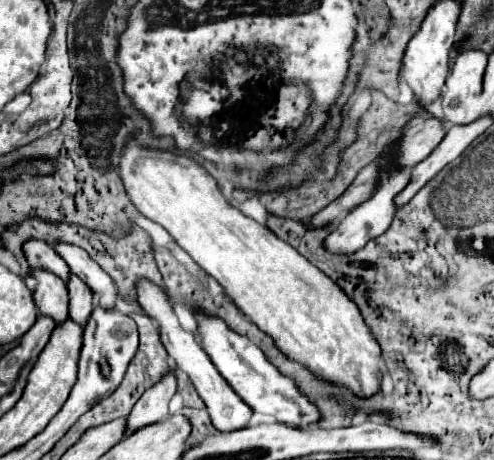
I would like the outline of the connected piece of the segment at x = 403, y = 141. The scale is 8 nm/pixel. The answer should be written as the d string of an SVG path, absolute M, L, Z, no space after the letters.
M429 117L421 123L413 123L403 131L399 139L399 159L397 163L403 169L411 169L417 161L423 161L431 155L431 151L443 141L445 129L443 123L437 117Z

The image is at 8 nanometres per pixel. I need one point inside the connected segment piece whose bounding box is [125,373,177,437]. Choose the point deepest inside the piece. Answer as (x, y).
(153, 406)

